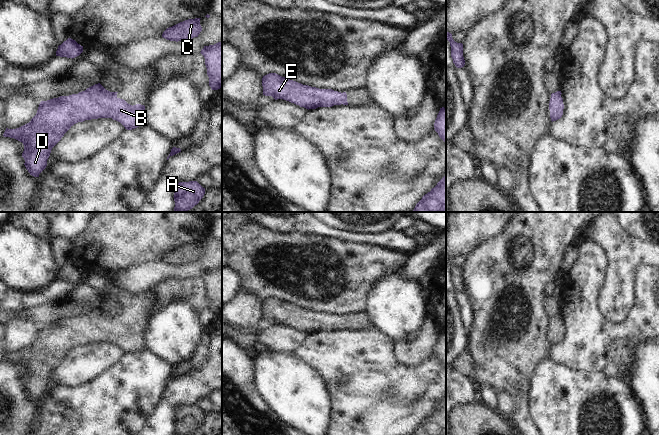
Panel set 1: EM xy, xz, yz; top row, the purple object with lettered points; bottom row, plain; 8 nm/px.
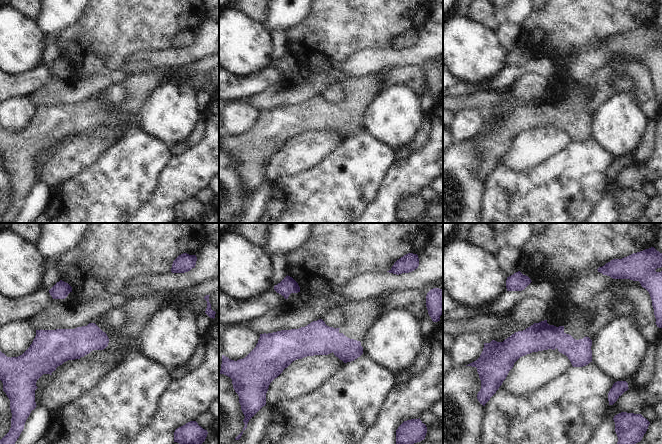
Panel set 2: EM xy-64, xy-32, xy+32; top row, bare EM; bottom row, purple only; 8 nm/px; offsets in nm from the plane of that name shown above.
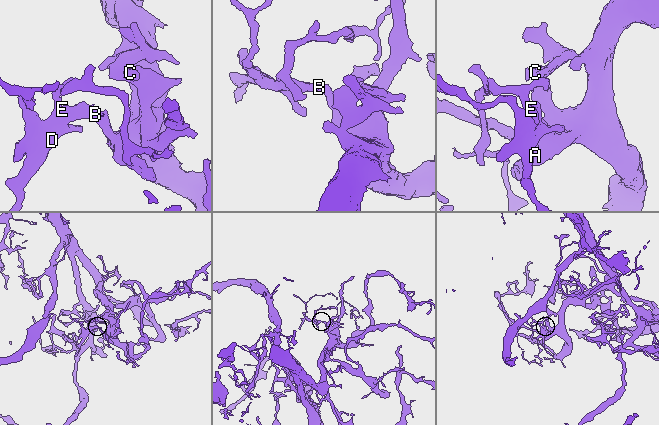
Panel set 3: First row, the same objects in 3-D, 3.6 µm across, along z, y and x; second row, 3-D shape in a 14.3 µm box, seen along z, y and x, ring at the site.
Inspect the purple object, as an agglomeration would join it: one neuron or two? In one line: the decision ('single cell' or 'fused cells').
single cell

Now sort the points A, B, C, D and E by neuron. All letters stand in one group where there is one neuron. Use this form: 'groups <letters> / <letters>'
groups A B C D E

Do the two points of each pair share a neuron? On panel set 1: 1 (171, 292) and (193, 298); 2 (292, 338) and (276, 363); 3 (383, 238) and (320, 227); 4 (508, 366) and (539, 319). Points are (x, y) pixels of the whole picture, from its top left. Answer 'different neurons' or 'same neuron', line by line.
1: same neuron
2: different neurons
3: same neuron
4: same neuron

